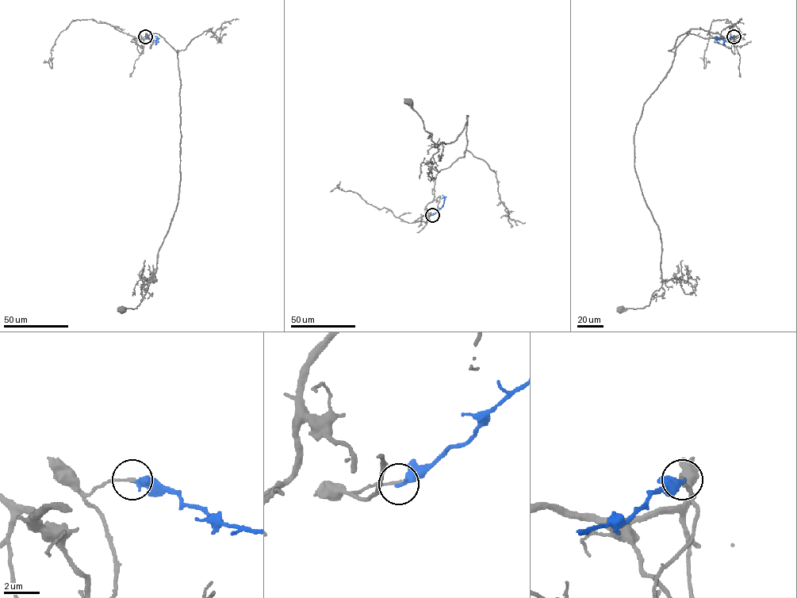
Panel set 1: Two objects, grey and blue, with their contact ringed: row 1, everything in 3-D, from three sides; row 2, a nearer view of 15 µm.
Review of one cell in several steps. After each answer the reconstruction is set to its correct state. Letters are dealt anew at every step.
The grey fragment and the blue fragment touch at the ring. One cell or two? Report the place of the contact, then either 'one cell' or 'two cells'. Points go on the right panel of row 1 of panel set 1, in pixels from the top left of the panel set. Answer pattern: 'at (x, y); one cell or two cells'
at (733, 36); two cells

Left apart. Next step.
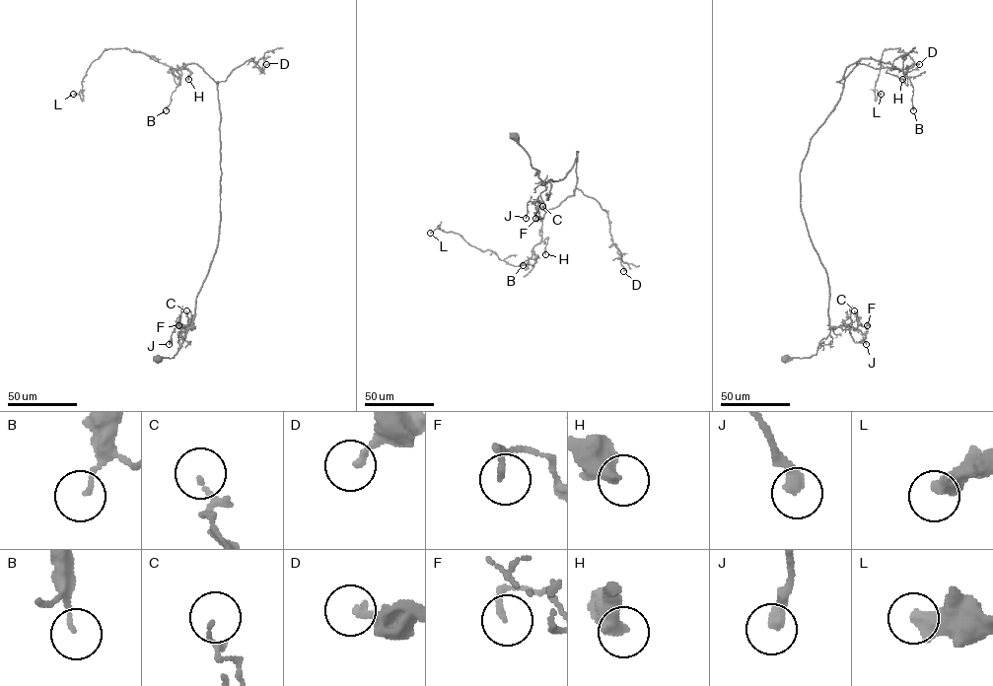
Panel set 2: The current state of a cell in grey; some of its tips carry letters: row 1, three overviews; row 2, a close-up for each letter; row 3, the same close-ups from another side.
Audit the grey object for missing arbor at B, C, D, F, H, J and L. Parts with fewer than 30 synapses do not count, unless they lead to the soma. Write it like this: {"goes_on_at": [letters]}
{"goes_on_at": []}

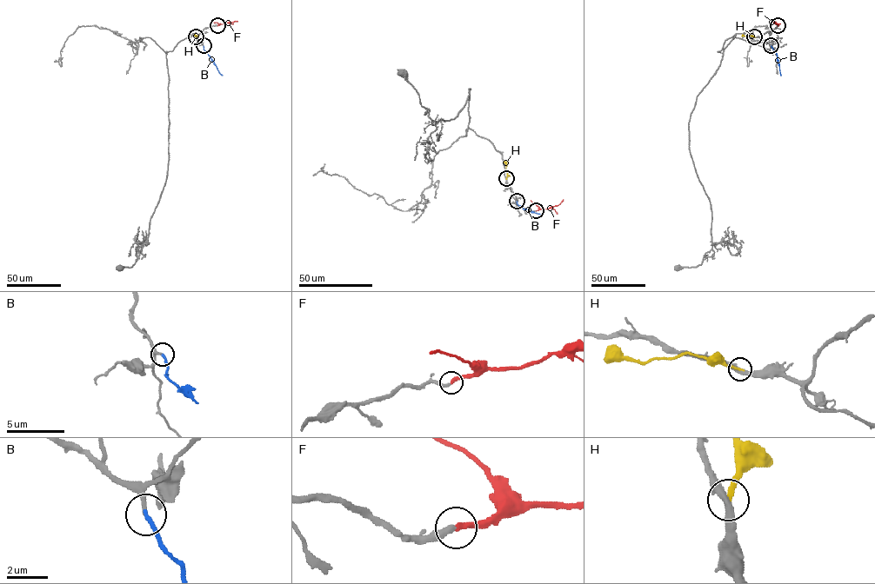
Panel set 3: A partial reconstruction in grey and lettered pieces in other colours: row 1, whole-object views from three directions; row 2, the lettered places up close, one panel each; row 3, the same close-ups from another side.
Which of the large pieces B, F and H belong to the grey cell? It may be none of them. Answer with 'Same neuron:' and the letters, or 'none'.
Same neuron: B, F

